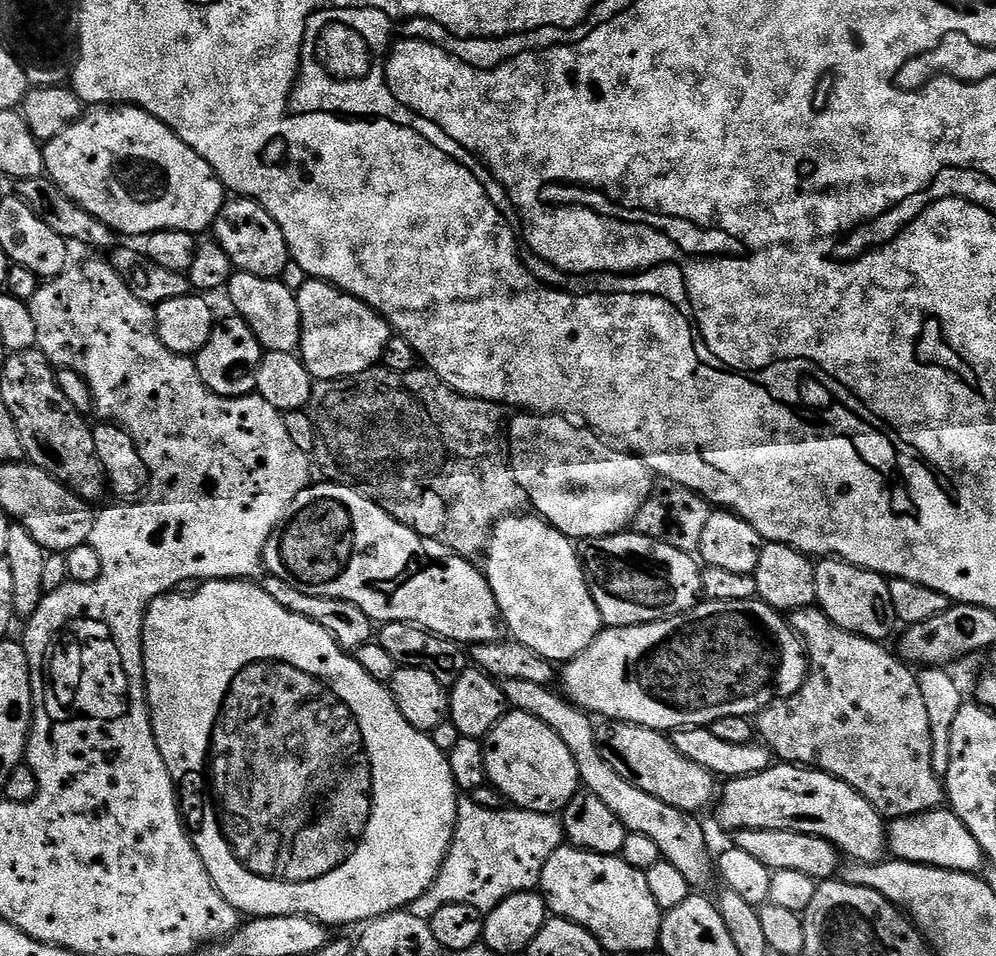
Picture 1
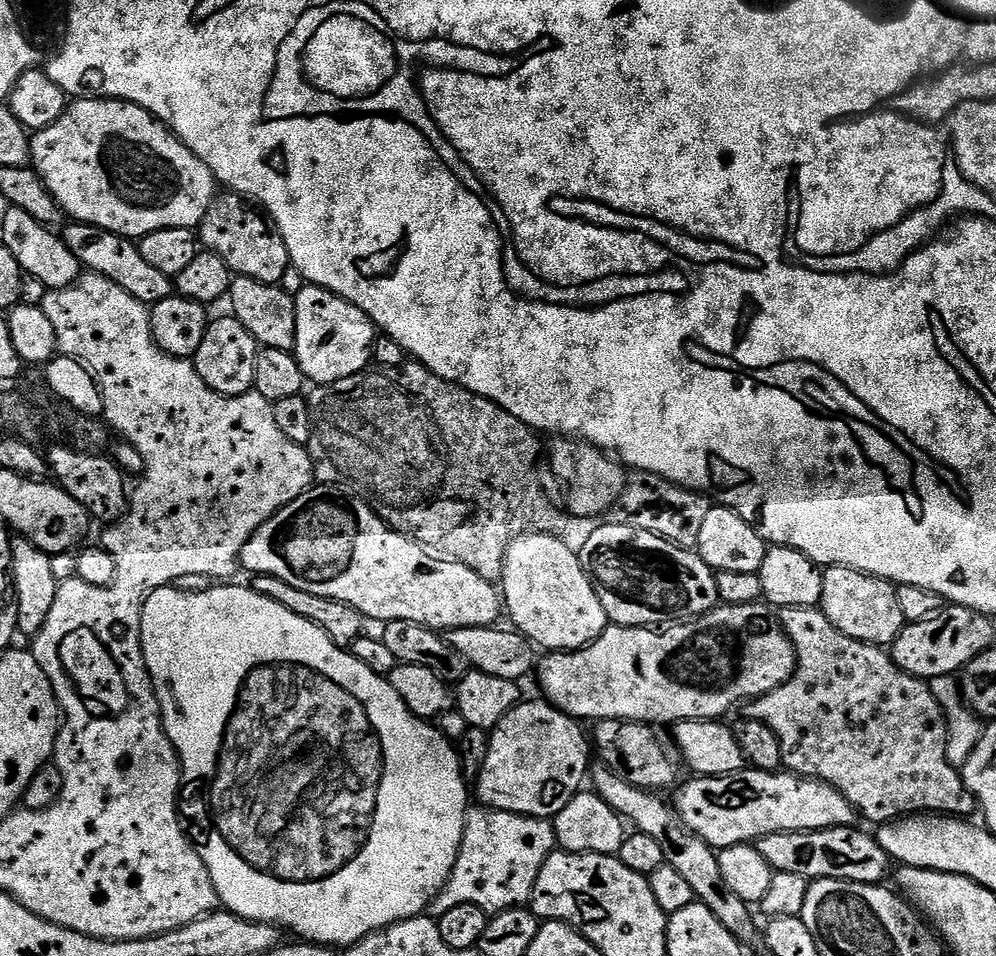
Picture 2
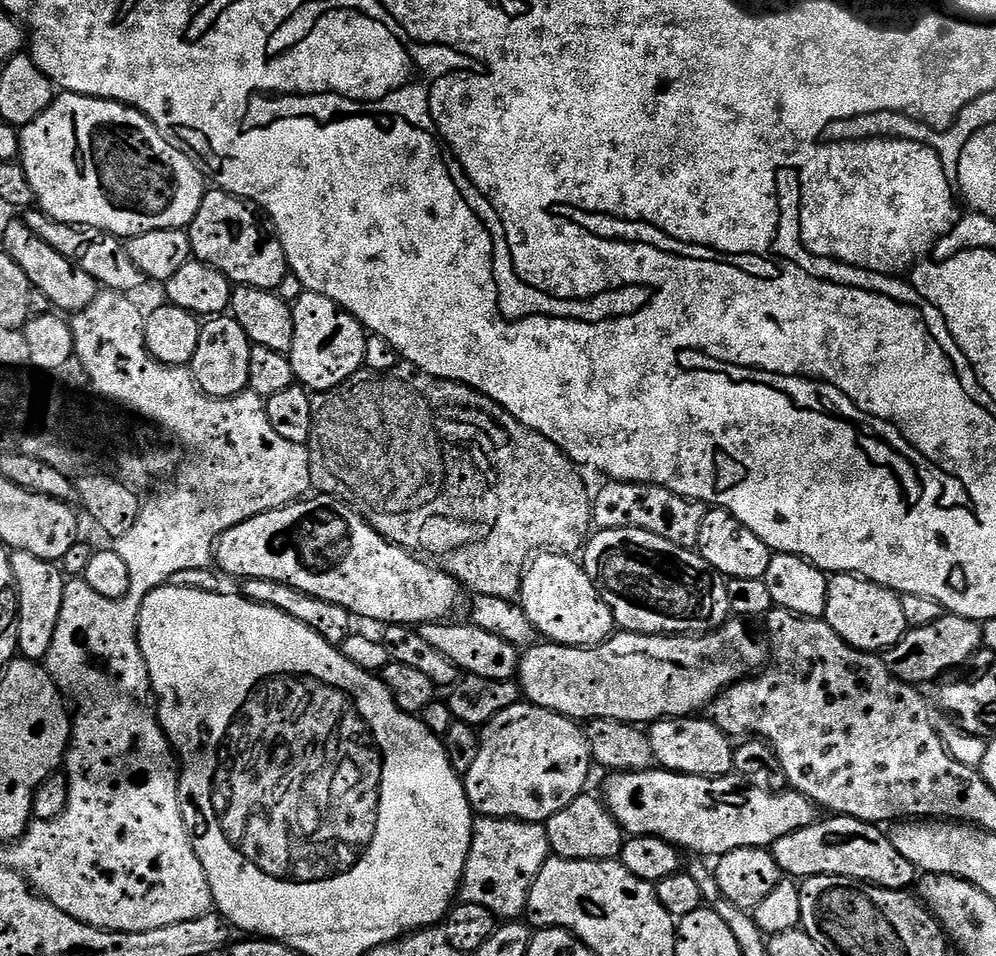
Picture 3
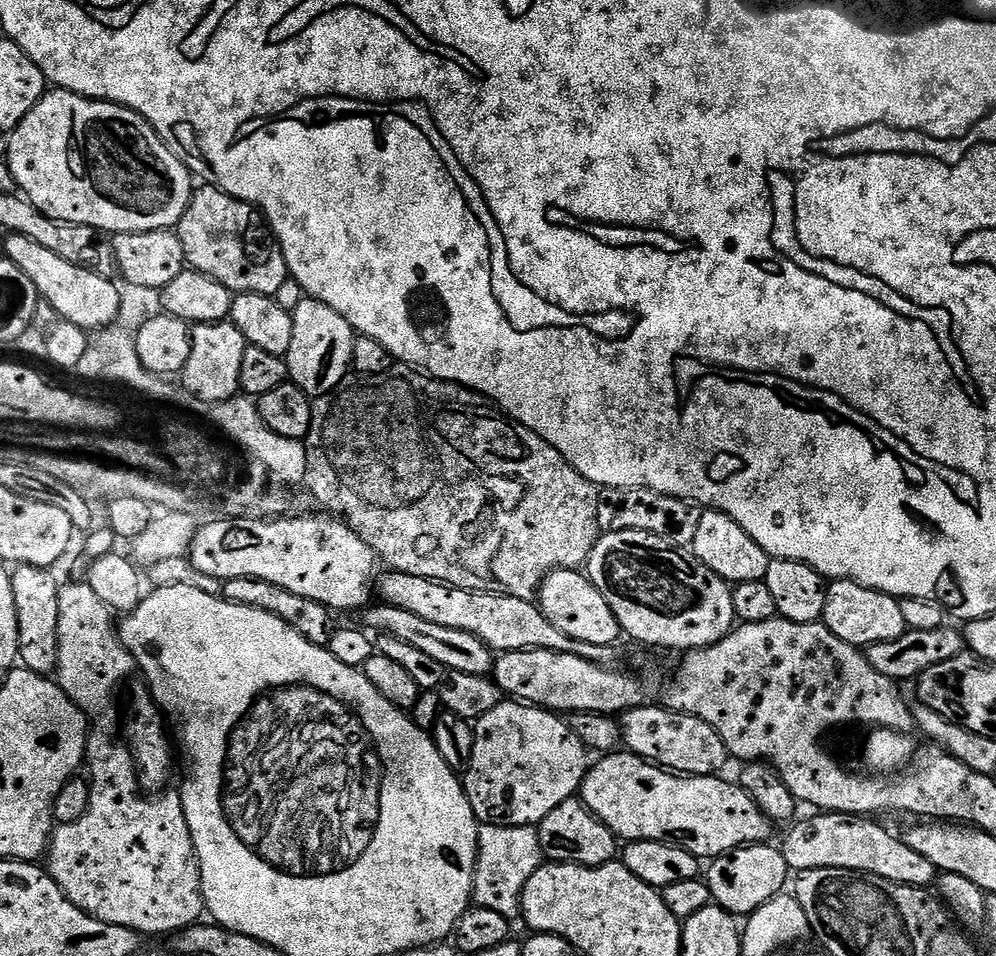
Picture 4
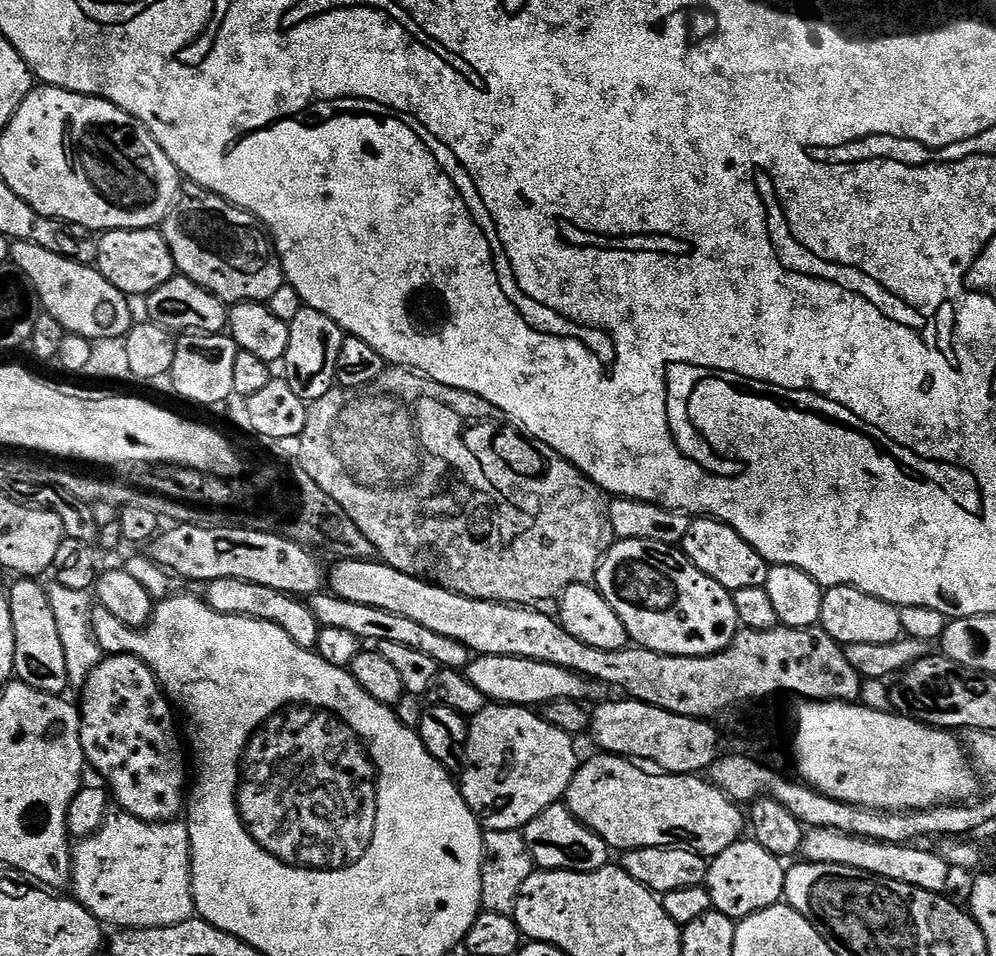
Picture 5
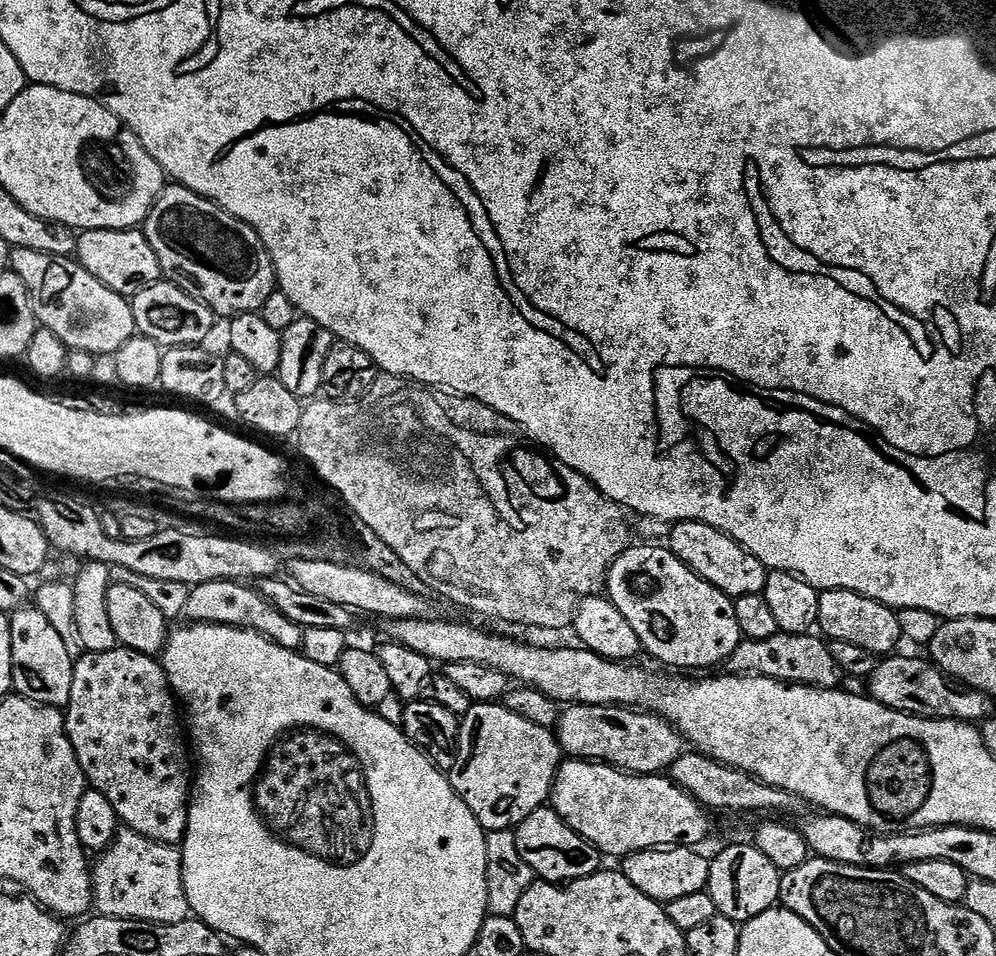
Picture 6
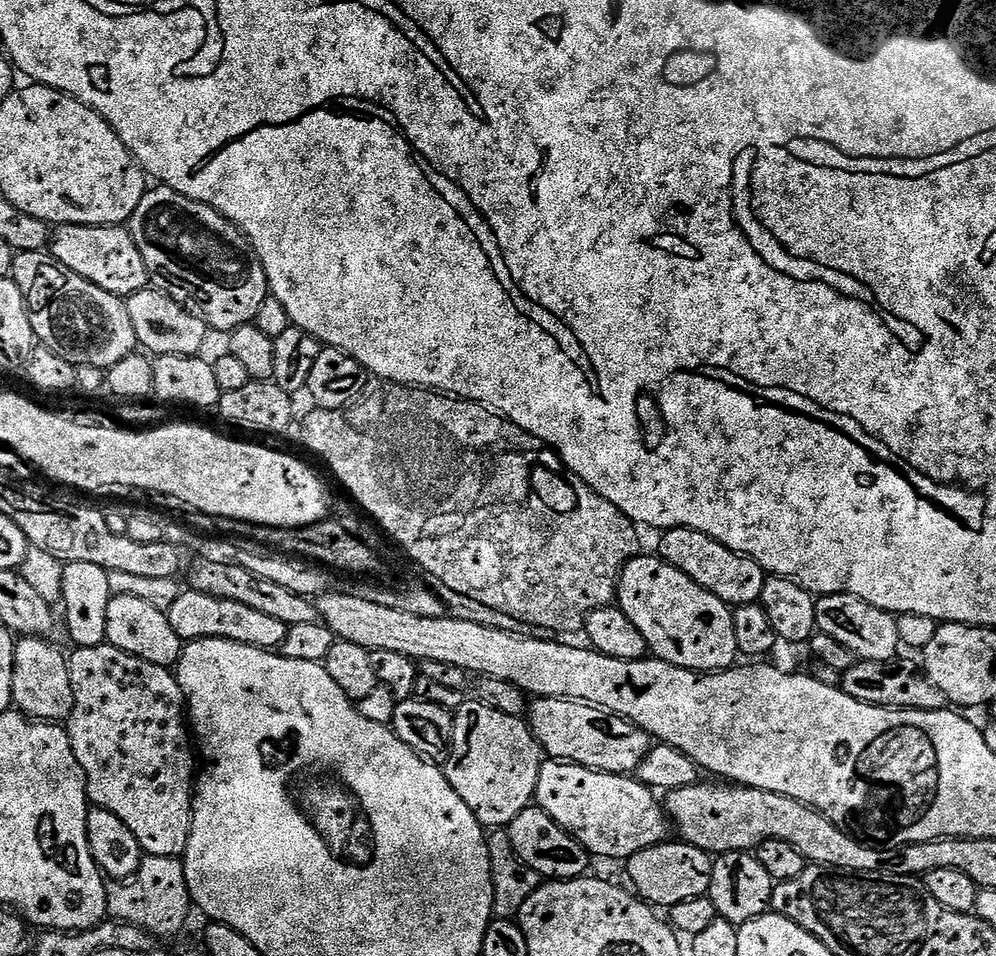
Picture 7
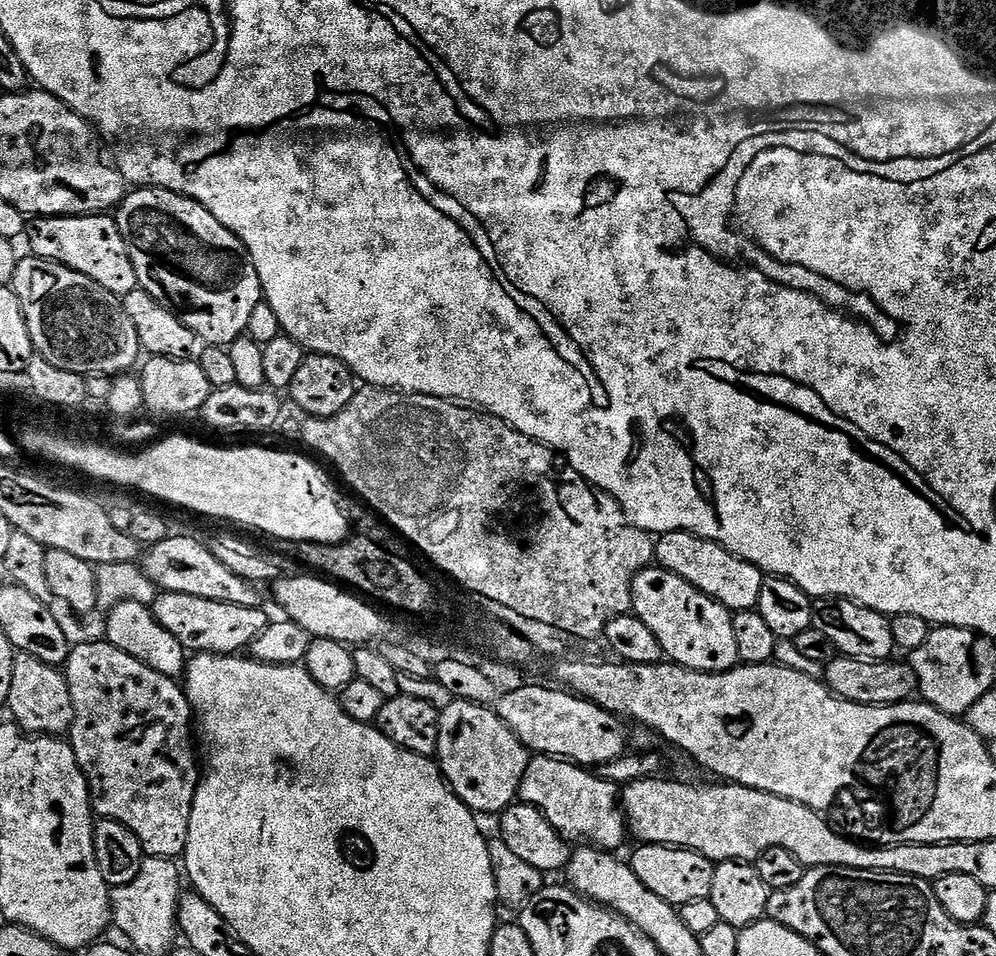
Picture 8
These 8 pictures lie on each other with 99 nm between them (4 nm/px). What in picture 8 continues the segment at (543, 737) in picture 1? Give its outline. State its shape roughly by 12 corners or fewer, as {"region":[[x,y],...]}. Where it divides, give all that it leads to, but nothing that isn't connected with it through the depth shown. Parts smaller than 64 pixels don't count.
{"region":[[453,699],[435,759],[476,814],[519,797],[530,753],[491,707]]}

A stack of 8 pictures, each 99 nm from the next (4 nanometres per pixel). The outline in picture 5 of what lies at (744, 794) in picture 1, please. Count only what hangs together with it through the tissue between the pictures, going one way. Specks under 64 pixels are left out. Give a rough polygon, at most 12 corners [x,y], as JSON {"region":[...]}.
{"region":[[623,756],[577,767],[566,803],[609,849],[714,858],[741,805]]}

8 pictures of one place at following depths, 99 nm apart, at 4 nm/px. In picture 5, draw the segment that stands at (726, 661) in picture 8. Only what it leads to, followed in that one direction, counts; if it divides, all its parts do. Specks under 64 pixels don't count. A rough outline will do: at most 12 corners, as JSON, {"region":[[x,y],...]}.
{"region":[[616,540],[596,591],[633,645],[712,656],[732,593],[676,546]]}

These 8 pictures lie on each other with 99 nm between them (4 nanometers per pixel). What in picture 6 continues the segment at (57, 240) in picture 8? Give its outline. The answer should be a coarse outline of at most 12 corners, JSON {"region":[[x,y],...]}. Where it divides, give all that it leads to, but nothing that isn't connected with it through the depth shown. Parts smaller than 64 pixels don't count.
{"region":[[140,228],[81,231],[75,259],[125,298],[162,280]]}

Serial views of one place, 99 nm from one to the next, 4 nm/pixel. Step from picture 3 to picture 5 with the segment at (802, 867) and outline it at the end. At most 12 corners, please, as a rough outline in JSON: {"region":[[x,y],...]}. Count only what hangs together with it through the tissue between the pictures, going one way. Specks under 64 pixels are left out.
{"region":[[804,833],[809,864],[947,893],[954,869],[939,851],[849,836]]}

